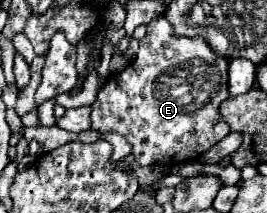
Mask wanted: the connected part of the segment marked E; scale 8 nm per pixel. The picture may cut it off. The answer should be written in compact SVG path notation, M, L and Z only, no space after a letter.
M158 16L140 40L138 56L98 90L92 104L92 130L122 134L140 166L196 160L230 132L218 114L218 106L228 98L226 66L228 60L218 58L204 38L174 38L170 22Z

